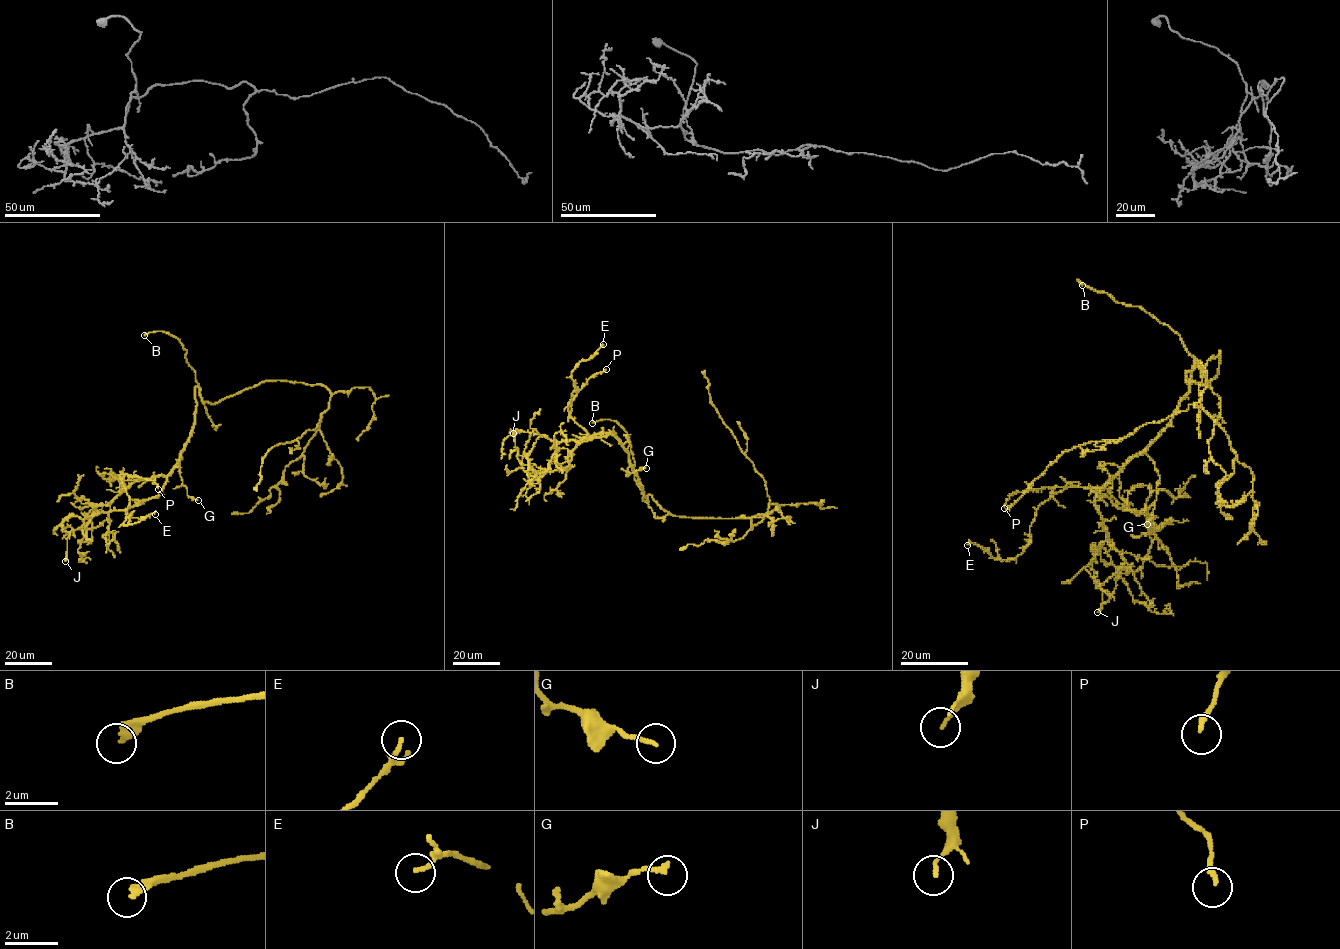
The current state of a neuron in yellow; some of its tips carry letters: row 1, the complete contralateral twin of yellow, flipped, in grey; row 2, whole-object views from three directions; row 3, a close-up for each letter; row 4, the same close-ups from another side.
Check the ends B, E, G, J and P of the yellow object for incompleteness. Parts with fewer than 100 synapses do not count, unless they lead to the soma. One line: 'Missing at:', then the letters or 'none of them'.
Missing at: B

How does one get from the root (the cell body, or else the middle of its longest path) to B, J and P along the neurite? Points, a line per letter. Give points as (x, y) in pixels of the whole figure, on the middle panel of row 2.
B: (659, 505), (650, 494), (646, 501), (636, 484), (633, 453), (626, 431), (610, 419), (592, 423)
J: (659, 505), (650, 494), (643, 499), (612, 435), (589, 435), (567, 466), (537, 471), (519, 461), (513, 433)
P: (659, 505), (650, 494), (643, 499), (620, 441), (590, 435), (570, 415), (573, 397), (606, 369)

